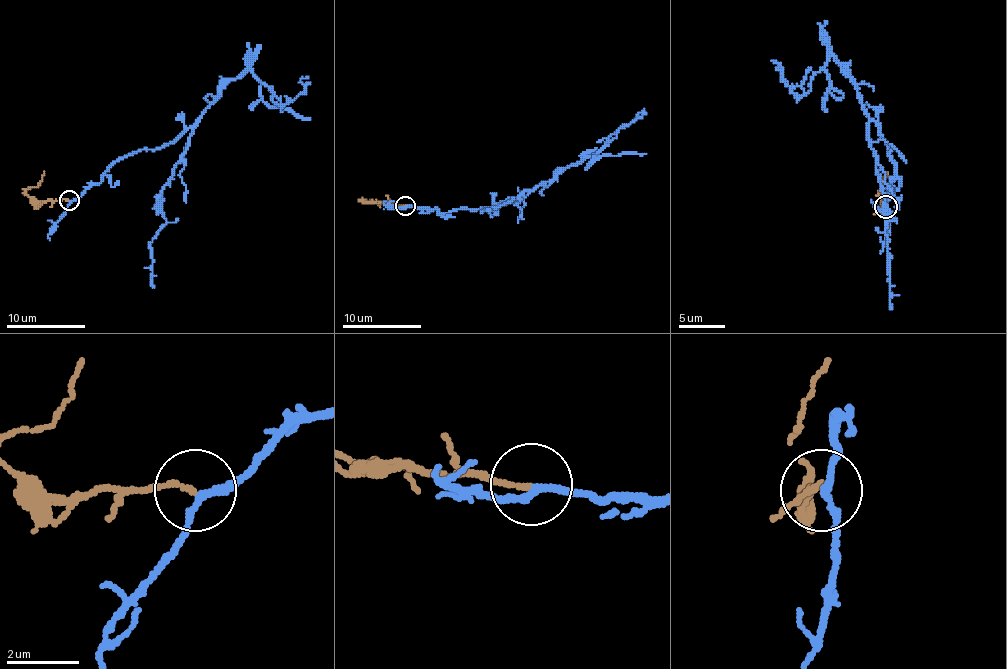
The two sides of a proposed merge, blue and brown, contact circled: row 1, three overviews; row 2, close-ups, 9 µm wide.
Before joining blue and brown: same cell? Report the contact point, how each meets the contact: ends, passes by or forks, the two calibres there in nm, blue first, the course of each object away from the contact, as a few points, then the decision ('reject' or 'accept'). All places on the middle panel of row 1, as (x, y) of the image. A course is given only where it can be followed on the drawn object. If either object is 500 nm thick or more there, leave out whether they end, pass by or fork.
(405, 205) | blue passes by | brown ends | 190/150 nm | blue via (405, 205), (451, 213), (520, 201), (567, 166), (595, 156), (618, 130), (640, 118), (636, 116), (644, 108) | brown via (405, 205), (362, 201), (374, 201), (380, 207) | accept

